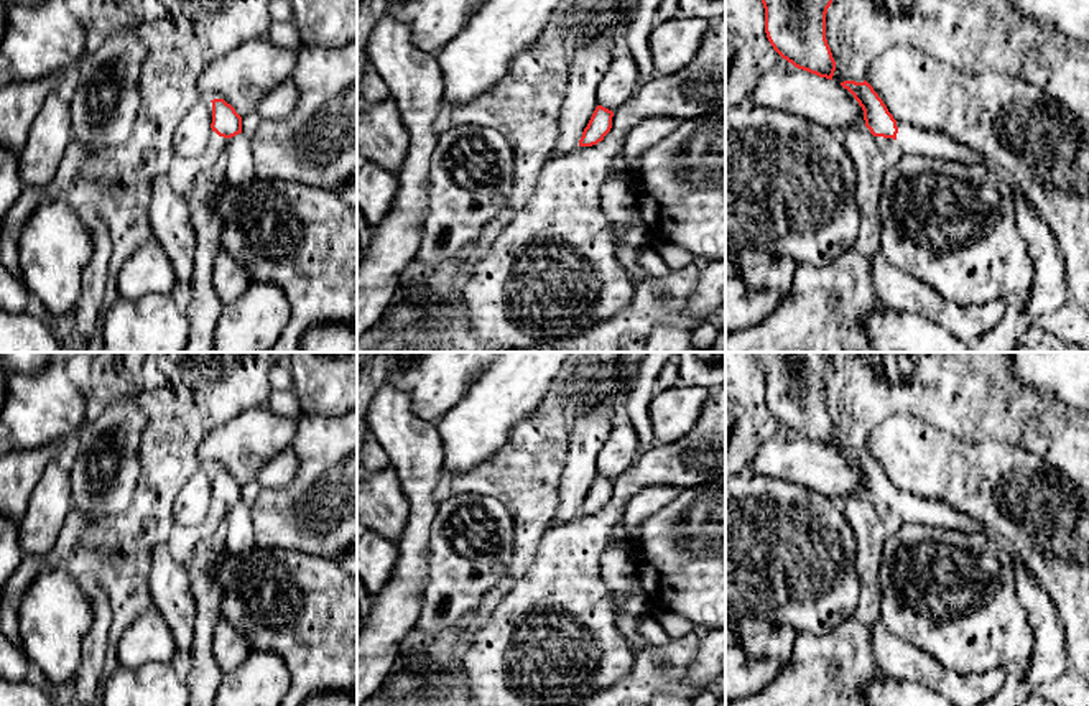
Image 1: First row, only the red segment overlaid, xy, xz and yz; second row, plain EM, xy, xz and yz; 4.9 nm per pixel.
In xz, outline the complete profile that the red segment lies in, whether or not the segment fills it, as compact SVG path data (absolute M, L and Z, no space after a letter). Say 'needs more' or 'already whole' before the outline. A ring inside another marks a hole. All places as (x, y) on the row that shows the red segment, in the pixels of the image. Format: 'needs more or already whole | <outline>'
already whole | M597 105L587 127L582 132L579 146L592 146L592 145L597 145L599 142L602 142L604 137L612 128L612 117L614 117L612 110L609 110L602 105Z

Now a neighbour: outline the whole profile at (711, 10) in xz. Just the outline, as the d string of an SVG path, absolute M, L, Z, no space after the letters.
M679 0L678 16L719 21L725 18L725 0Z

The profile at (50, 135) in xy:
M54 92L33 120L23 153L18 156L25 186L46 188L72 143L69 105Z

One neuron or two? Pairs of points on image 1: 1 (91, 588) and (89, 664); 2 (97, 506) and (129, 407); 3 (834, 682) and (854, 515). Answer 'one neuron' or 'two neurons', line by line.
1: one neuron
2: one neuron
3: one neuron

